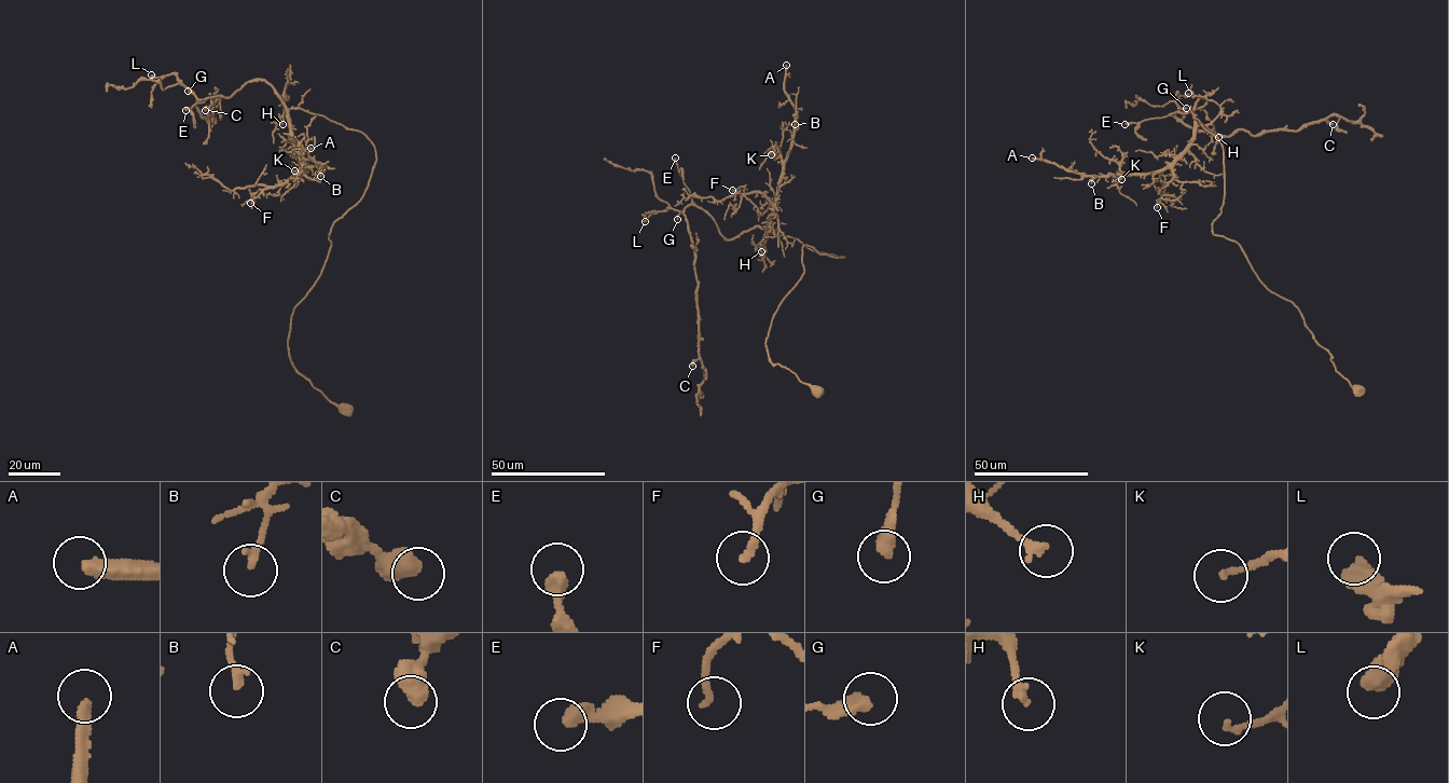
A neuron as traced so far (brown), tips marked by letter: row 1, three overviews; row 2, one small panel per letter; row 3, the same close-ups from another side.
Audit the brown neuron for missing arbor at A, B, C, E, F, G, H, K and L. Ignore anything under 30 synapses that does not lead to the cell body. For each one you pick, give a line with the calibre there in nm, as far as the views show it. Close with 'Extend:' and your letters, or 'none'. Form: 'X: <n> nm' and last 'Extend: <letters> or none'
A: 320 nm
Extend: A

